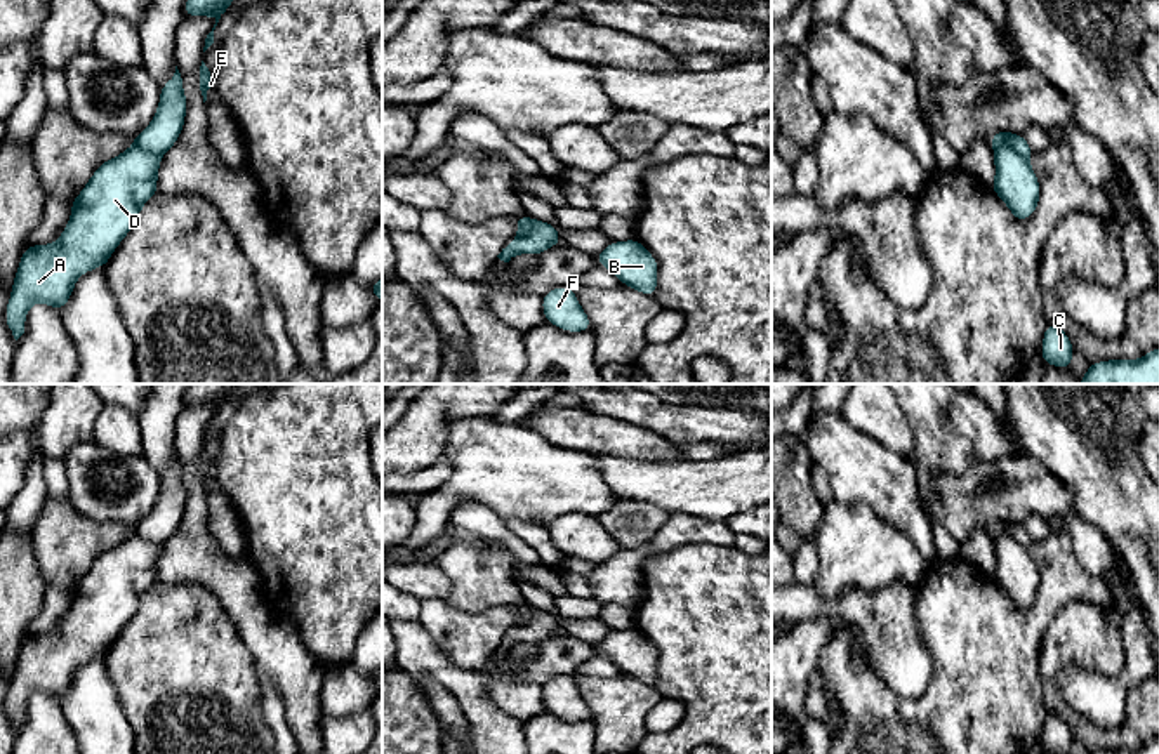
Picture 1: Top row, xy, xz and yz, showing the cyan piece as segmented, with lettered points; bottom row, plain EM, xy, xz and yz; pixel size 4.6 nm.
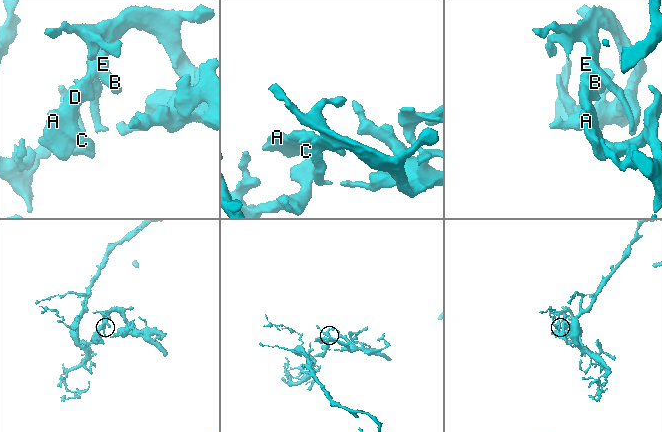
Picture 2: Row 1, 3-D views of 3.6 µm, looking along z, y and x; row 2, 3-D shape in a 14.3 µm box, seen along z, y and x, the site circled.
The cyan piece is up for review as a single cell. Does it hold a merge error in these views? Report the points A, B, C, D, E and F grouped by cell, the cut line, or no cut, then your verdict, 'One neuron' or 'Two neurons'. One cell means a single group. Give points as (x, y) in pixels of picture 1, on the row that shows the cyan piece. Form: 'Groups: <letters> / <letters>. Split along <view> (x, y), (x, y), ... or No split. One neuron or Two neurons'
Groups: A C D / B E F. Split along yz (994, 146), (1008, 146), (1026, 158). Two neurons

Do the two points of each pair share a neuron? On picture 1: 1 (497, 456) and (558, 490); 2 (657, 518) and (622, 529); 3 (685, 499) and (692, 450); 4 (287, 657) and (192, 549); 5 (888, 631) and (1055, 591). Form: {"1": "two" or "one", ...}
{"1": "one", "2": "one", "3": "two", "4": "one", "5": "two"}

